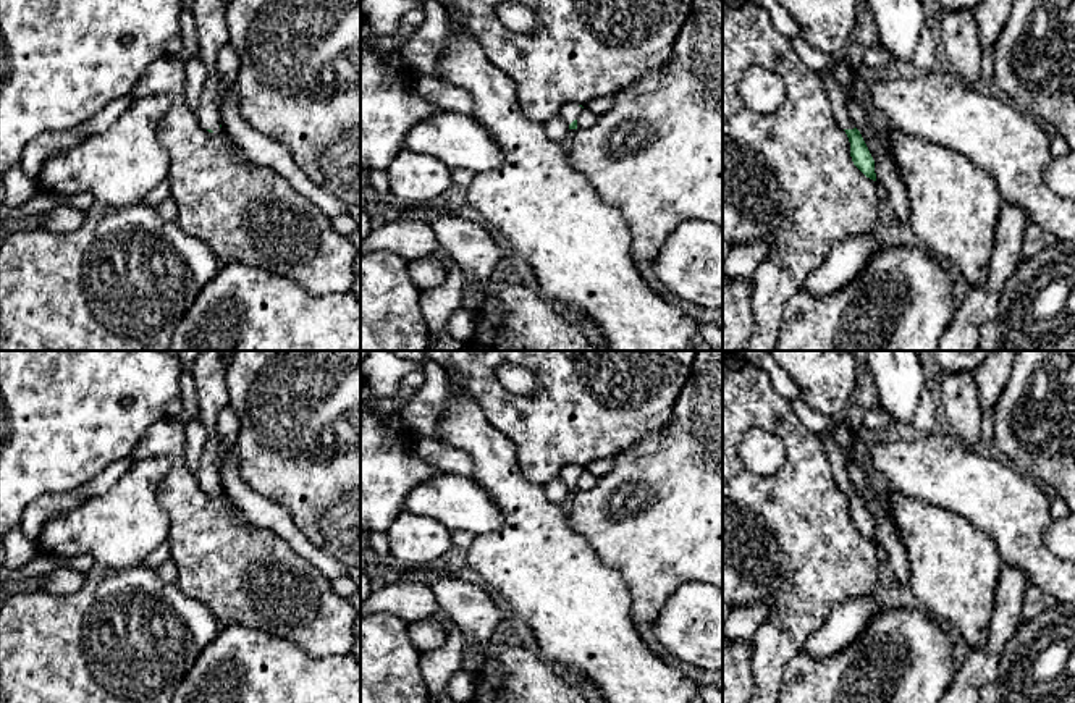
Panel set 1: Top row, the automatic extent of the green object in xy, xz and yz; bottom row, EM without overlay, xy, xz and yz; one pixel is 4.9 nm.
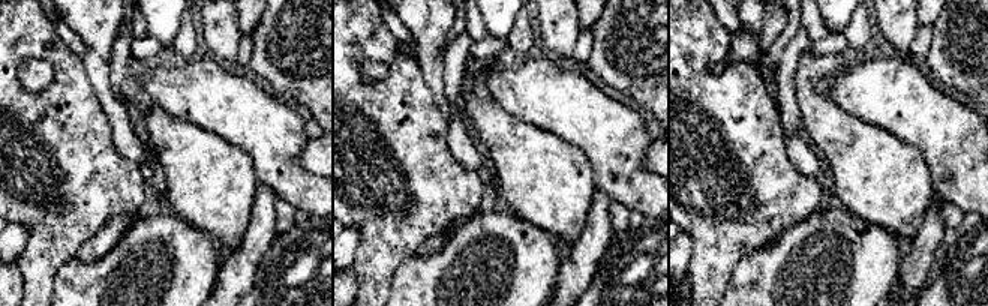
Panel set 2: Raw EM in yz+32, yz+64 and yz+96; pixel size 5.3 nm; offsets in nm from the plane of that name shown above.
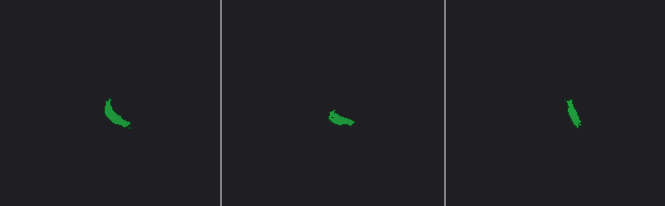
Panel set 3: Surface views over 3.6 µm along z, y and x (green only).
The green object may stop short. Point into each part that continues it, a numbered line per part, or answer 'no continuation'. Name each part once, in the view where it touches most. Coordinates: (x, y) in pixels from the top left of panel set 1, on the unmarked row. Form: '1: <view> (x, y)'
1: yz (833, 451)

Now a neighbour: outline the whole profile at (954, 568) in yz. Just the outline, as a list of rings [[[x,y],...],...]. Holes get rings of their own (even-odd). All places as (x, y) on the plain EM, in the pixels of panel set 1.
[[[902,493],[887,495],[884,503],[907,549],[908,587],[918,603],[938,621],[947,622],[955,637],[963,638],[970,648],[983,646],[1004,564],[993,538],[962,516]]]

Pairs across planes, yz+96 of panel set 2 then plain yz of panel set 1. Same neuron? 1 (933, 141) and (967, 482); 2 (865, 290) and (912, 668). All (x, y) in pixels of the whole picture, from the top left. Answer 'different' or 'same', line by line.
1: same
2: same

